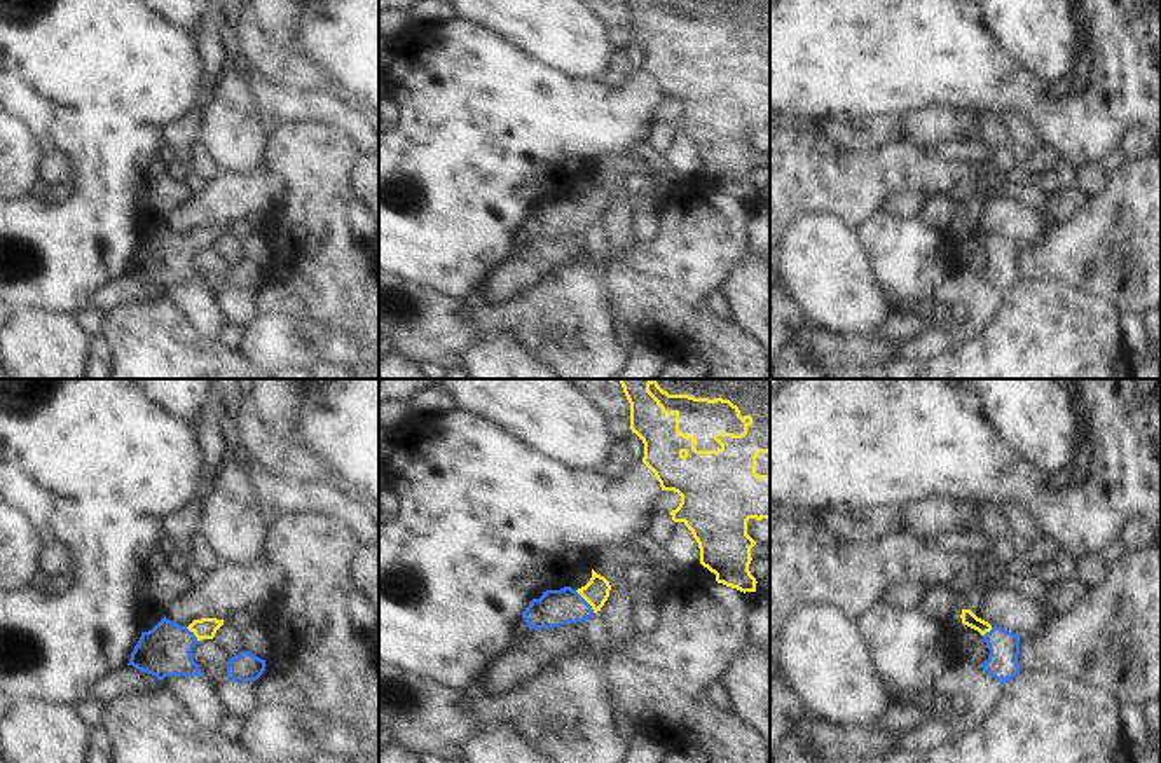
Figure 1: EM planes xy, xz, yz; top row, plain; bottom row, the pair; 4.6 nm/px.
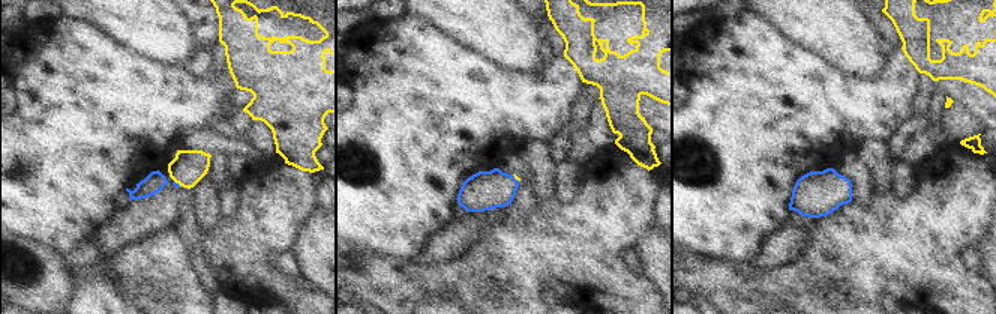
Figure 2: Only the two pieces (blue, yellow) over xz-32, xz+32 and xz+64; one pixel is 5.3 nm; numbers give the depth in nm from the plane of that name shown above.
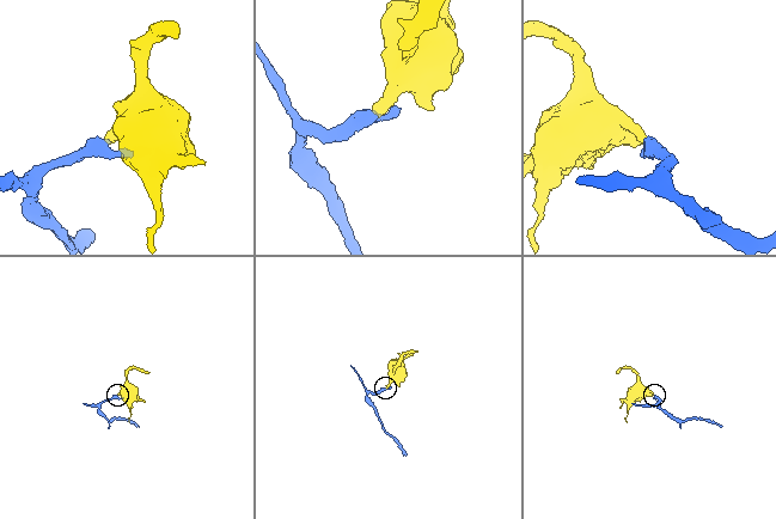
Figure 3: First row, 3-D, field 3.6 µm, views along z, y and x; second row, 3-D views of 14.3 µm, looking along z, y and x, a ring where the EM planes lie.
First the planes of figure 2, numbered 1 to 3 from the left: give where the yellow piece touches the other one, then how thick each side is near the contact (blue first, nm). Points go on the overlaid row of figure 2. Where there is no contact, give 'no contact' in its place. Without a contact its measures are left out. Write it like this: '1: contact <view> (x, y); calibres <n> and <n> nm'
1: contact xz-32 (177, 184); calibres 20 and 180 nm
2: contact xz+32 (515, 179); calibres 200 and 20 nm
3: no contact

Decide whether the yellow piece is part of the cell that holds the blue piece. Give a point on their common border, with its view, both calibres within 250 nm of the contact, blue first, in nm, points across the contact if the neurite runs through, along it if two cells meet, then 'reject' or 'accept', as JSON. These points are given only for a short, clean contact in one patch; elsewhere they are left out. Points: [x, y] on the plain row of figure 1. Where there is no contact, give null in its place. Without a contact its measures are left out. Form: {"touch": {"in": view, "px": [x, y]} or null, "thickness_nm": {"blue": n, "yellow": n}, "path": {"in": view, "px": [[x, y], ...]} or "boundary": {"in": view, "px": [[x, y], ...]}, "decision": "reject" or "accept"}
{"touch": {"in": "xz", "px": [585, 210]}, "thickness_nm": {"blue": 170, "yellow": 120}, "path": {"in": "xz", "px": [[554, 217], [578, 215], [585, 210], [596, 201]]}, "decision": "accept"}

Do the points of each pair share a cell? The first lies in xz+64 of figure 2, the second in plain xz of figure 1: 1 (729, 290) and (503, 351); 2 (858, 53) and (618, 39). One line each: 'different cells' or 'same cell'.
1: different cells
2: different cells

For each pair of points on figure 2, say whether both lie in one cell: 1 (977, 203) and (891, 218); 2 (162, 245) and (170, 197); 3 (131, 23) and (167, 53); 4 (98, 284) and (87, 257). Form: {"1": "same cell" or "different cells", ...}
{"1": "same cell", "2": "different cells", "3": "same cell", "4": "same cell"}

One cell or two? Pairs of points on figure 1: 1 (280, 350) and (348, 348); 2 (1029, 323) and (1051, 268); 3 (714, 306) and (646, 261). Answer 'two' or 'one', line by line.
1: one
2: two
3: two

